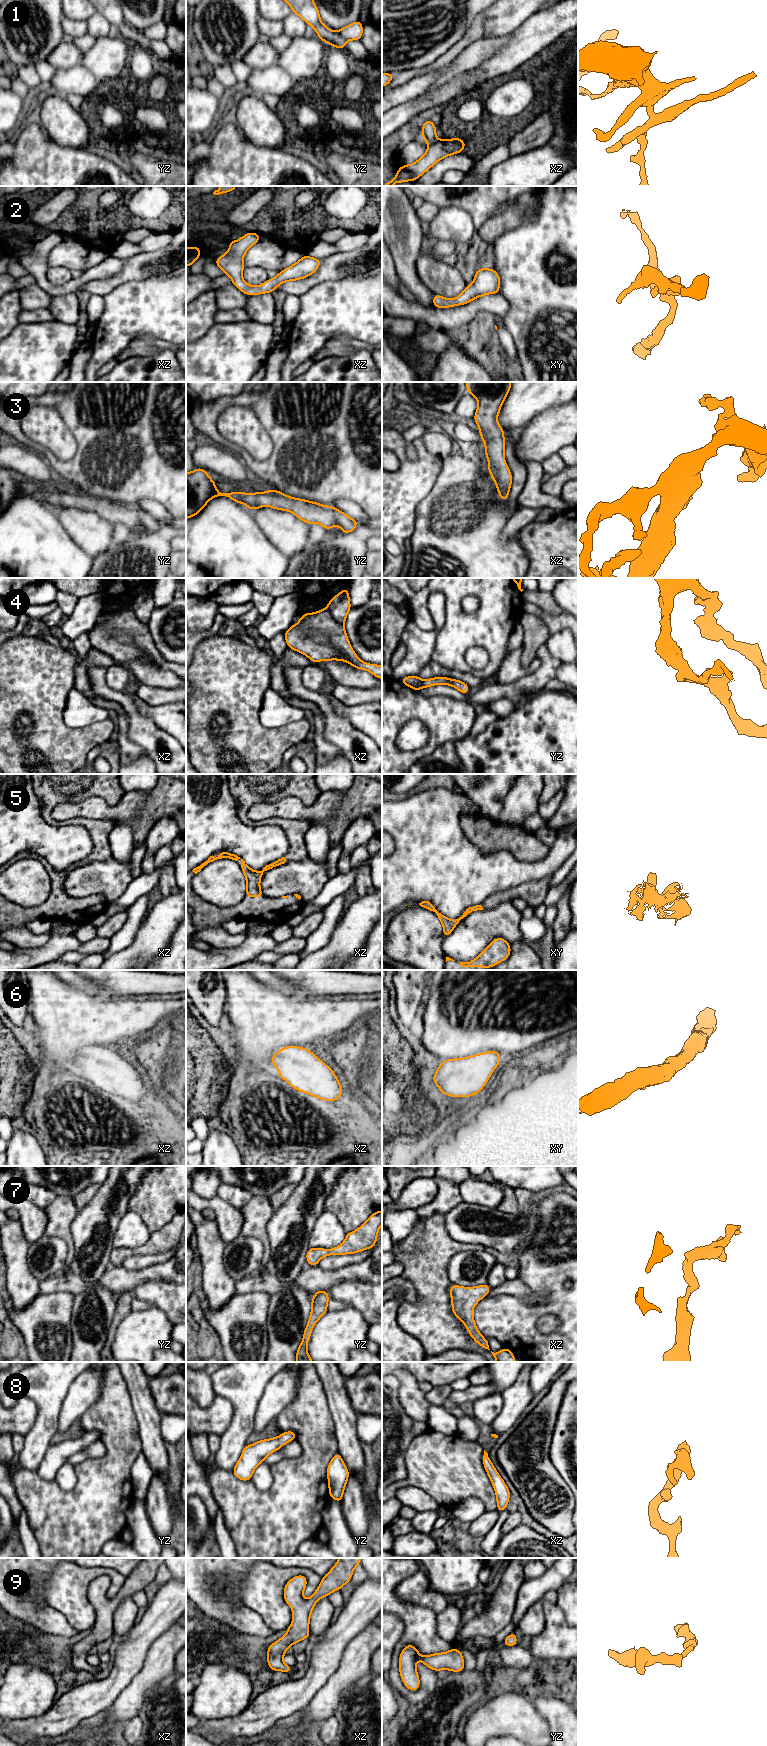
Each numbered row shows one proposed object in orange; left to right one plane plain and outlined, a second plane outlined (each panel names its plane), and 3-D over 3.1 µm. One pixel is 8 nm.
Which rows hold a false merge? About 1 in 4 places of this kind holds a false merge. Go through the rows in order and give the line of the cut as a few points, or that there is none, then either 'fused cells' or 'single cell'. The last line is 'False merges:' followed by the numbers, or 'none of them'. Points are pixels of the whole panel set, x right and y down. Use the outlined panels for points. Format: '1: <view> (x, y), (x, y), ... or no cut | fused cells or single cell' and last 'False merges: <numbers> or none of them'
1: yz (337, 32), (345, 41) | fused cells
2: no cut | single cell
3: no cut | single cell
4: xz (326, 608), (331, 616), (342, 625) | fused cells
5: no cut | single cell
6: no cut | single cell
7: no cut | single cell
8: no cut | single cell
9: no cut | single cell
False merges: 1, 4

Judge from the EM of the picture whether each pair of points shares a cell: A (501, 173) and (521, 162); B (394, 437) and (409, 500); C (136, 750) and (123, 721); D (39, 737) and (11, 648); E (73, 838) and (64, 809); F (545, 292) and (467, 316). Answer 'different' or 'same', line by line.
A: same
B: same
C: same
D: same
E: different
F: different

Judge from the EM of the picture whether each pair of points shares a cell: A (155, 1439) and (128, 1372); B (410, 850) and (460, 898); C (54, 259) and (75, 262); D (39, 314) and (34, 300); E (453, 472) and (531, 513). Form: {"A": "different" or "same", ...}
{"A": "same", "B": "same", "C": "same", "D": "different", "E": "different"}

